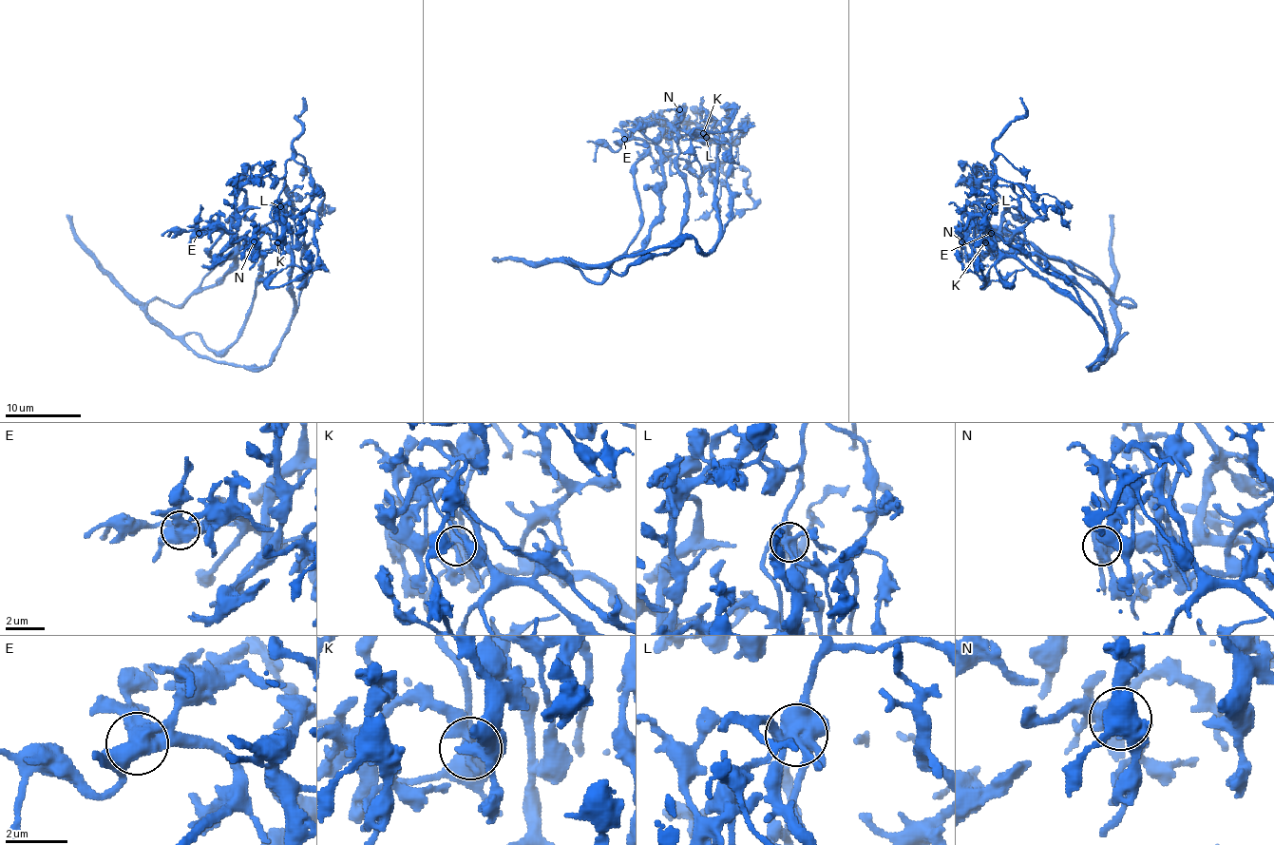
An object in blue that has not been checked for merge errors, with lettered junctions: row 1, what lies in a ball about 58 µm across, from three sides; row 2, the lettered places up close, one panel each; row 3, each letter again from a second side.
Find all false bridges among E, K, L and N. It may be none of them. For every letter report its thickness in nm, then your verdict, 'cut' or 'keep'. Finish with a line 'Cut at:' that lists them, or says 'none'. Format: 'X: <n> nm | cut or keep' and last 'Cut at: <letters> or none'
E: 550 nm | keep
K: 220 nm | cut
L: 500 nm | cut
N: 600 nm | keep
Cut at: K, L

